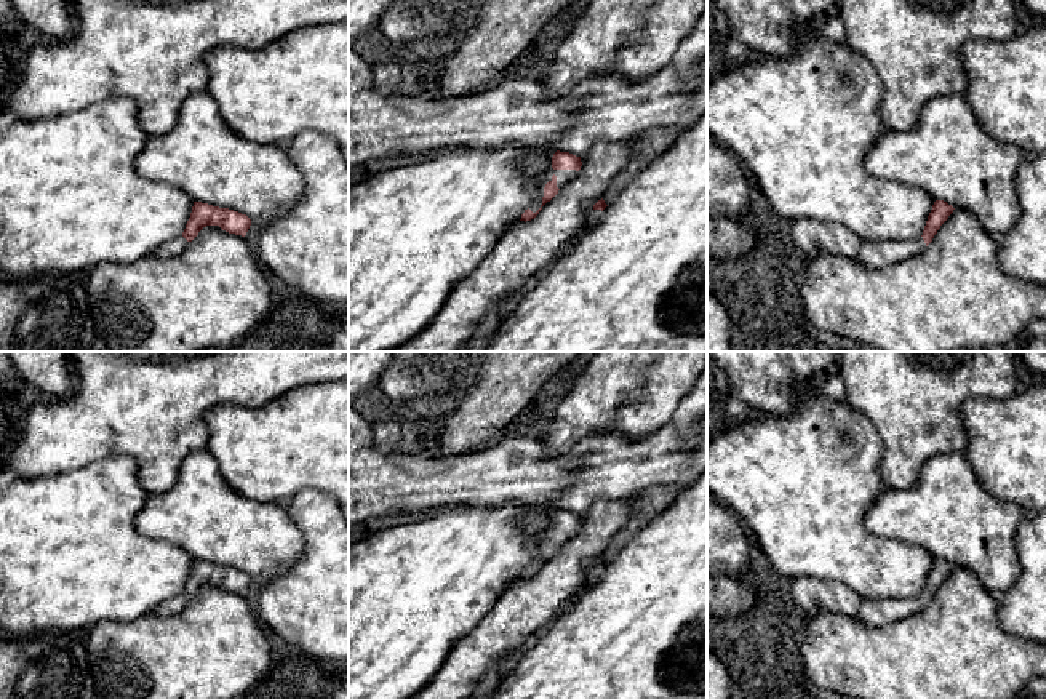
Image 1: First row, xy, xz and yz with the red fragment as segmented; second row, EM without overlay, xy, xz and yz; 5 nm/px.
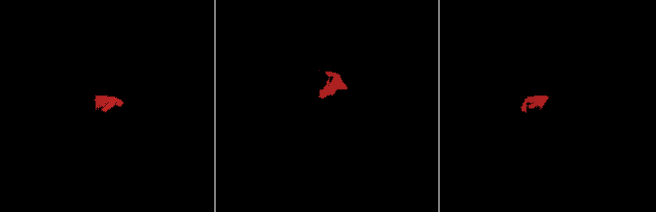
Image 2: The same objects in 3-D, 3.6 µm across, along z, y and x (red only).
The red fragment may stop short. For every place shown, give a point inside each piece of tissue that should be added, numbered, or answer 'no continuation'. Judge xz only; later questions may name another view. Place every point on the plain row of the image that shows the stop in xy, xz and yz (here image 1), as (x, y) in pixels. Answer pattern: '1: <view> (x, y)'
1: xz (563, 535)
2: xz (592, 576)

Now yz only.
1: yz (874, 611)

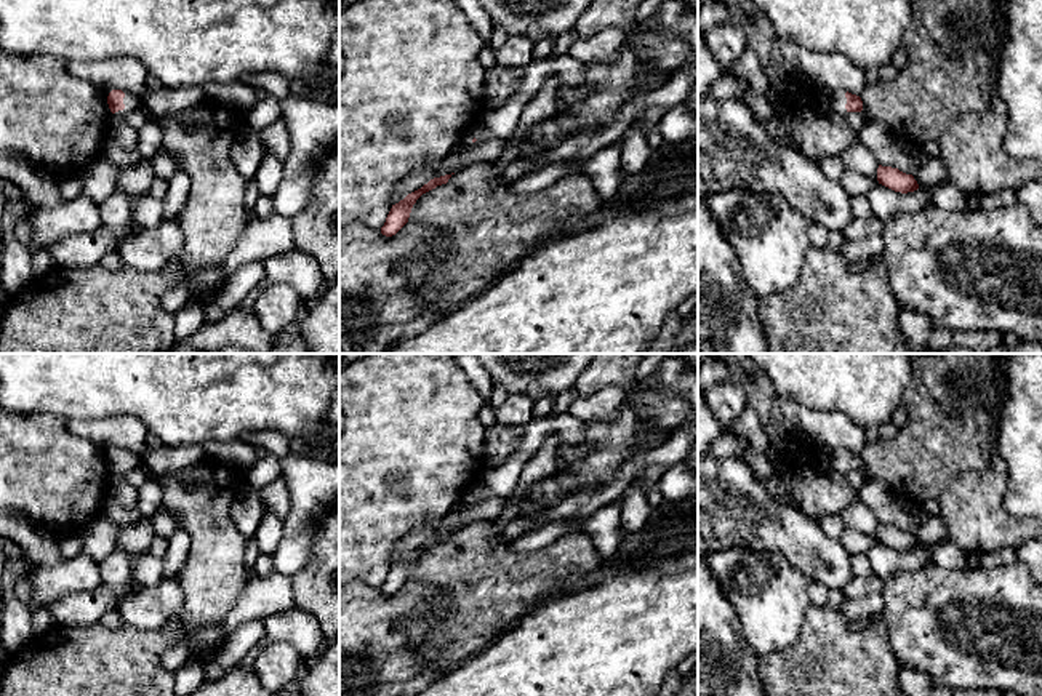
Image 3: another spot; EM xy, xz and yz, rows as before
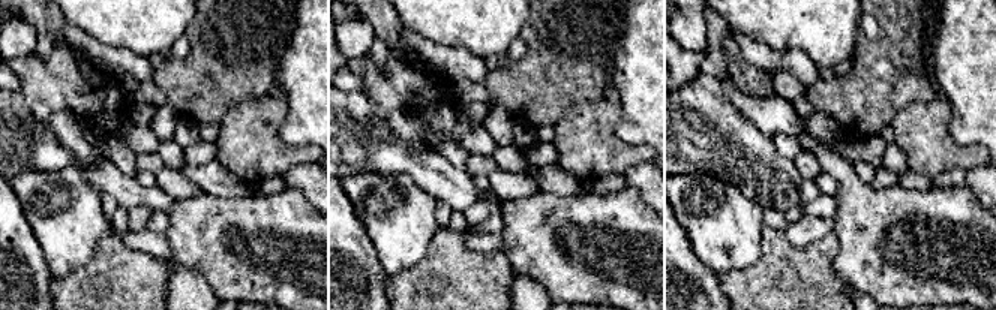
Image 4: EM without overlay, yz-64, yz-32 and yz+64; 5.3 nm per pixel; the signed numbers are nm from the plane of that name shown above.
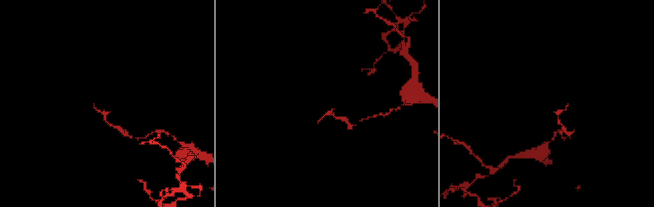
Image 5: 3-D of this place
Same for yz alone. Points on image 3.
1: yz (833, 458)

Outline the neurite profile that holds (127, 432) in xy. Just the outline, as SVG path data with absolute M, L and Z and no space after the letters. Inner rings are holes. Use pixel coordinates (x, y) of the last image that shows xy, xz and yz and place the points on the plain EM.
M114 416L107 419L67 419L67 430L72 435L86 438L99 448L122 448L142 453L147 440L147 429L134 416Z

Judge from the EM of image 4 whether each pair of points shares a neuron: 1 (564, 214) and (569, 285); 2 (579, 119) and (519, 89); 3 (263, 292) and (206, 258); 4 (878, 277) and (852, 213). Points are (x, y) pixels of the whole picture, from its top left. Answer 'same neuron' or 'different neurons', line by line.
1: same neuron
2: different neurons
3: same neuron
4: same neuron

